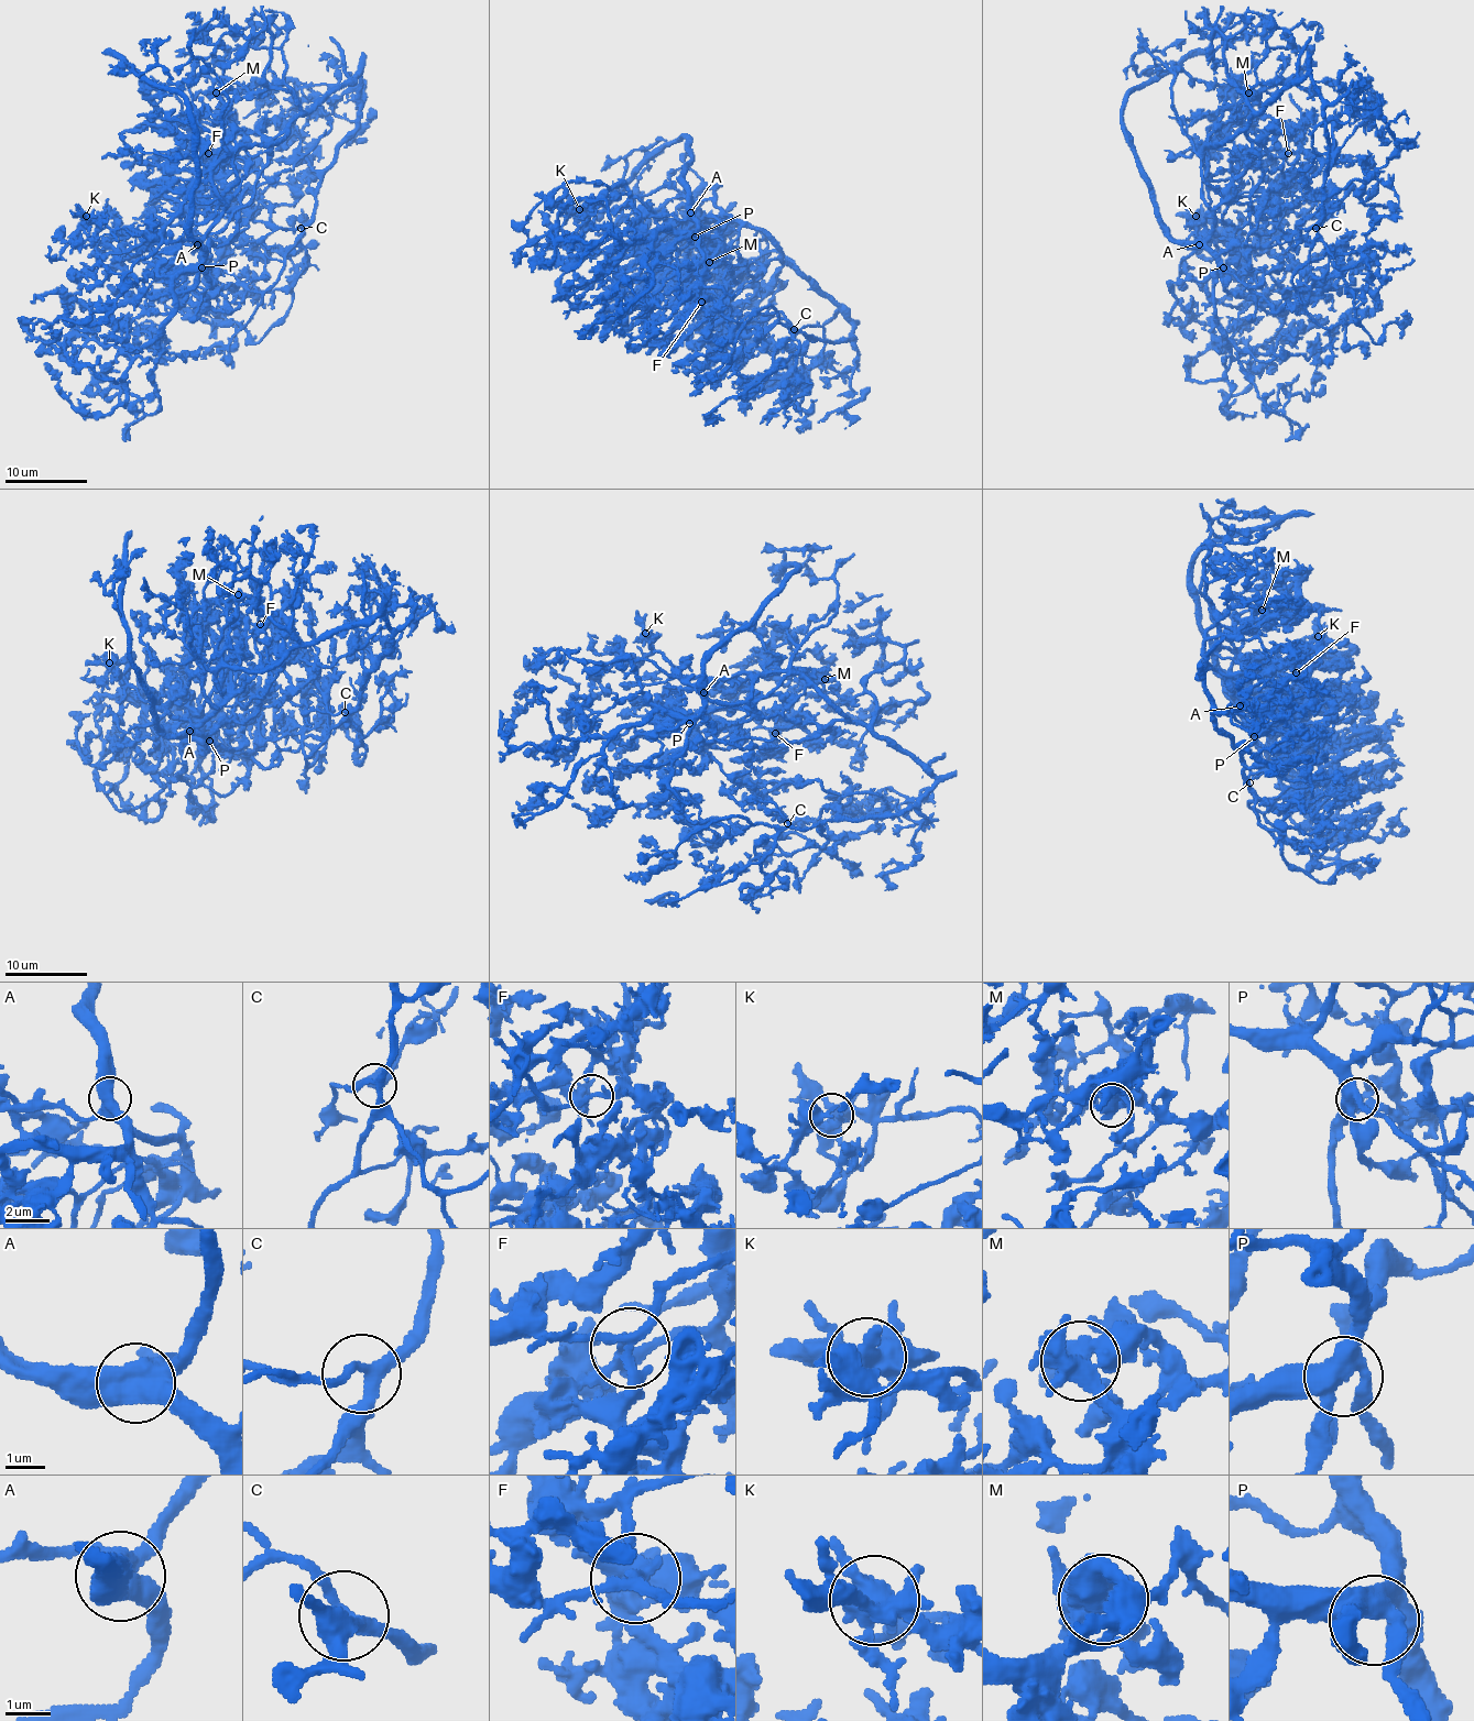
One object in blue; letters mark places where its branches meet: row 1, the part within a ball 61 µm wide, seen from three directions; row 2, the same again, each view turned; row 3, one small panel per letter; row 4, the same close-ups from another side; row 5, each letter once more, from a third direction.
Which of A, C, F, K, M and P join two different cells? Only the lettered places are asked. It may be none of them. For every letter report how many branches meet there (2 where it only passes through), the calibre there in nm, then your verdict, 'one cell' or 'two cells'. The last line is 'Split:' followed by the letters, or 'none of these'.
A: 4 branches meet; 550 nm thick; two cells
C: 3 branches meet; 240 nm thick; one cell
F: 3 branches meet; 220 nm thick; two cells
K: 8 branches meet; 480 nm thick; one cell
M: 5 branches meet; 500 nm thick; two cells
P: 4 branches meet; 480 nm thick; one cell
Split: A, F, M

